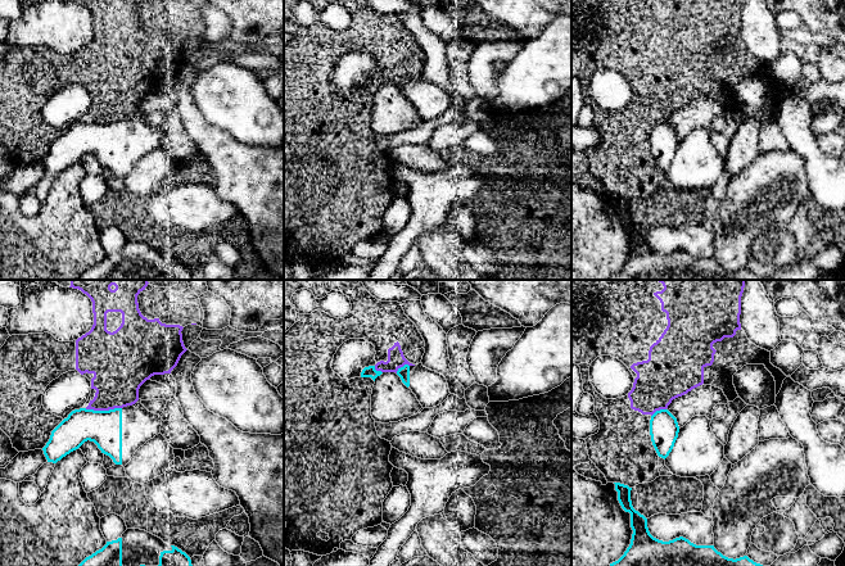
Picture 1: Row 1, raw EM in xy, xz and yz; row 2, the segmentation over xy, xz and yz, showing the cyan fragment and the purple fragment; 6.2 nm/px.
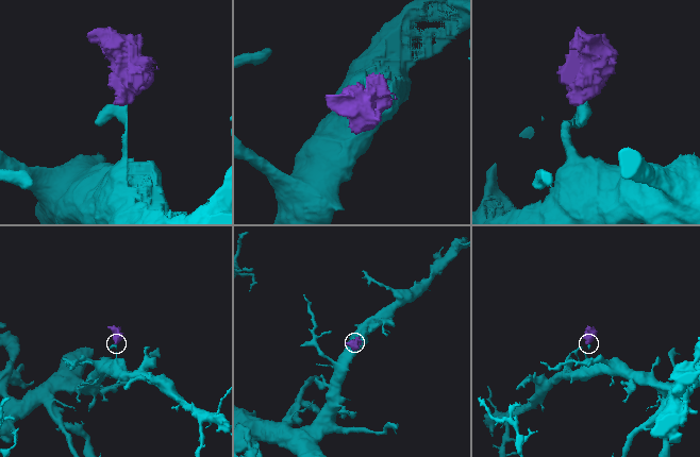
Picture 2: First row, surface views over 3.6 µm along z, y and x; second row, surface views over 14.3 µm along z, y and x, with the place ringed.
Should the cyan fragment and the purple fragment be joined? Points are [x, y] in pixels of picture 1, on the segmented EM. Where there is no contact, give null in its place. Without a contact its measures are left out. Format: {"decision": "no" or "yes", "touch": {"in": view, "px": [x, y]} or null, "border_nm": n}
{"decision": "no", "touch": {"in": "xy", "px": [103, 411]}, "border_nm": 240}

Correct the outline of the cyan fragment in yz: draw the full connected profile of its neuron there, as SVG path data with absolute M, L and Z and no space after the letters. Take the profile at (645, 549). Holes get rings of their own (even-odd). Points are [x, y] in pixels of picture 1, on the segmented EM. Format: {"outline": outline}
{"outline": "M614 484L622 508L631 513L633 534L624 554L610 566L763 566L747 556L728 558L714 545L696 545L683 536L669 542L654 538L649 531L647 519L632 506L632 488Z"}

